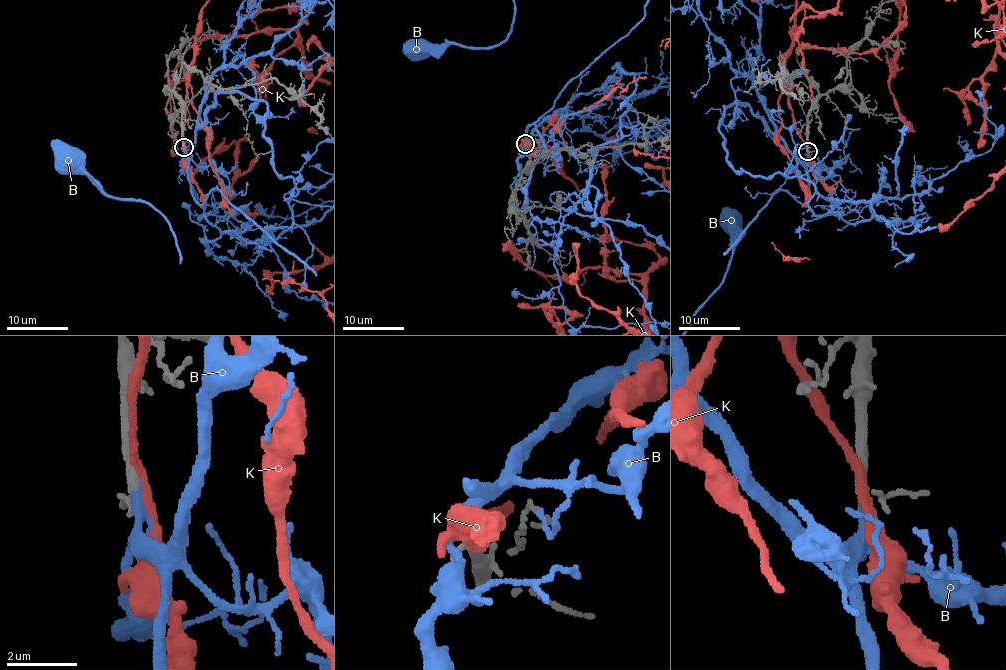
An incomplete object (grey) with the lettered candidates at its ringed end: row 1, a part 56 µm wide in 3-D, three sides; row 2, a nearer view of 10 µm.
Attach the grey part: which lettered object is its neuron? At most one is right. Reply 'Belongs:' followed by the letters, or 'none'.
Belongs: B

